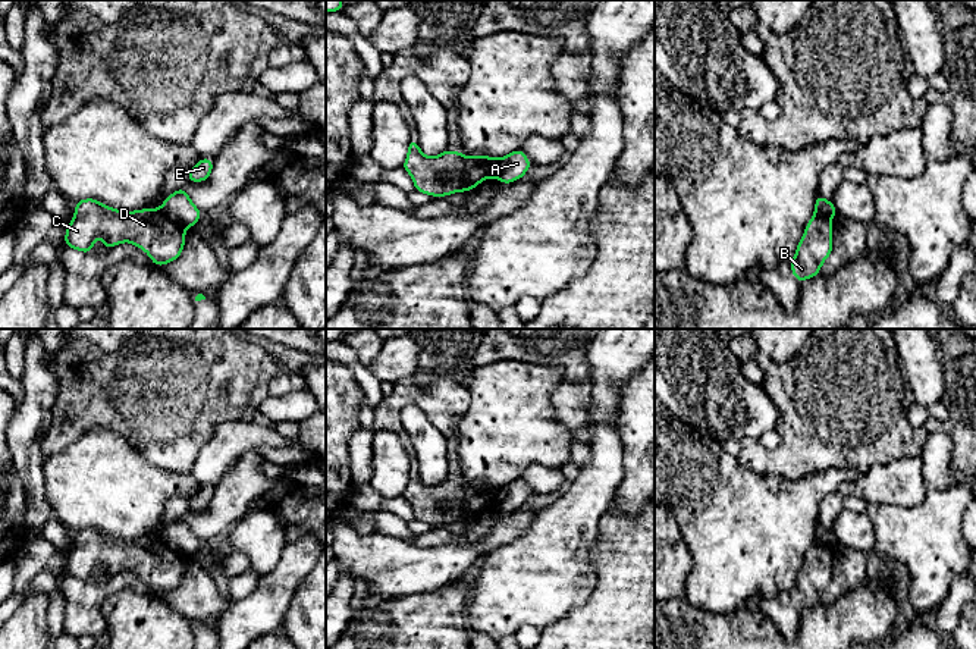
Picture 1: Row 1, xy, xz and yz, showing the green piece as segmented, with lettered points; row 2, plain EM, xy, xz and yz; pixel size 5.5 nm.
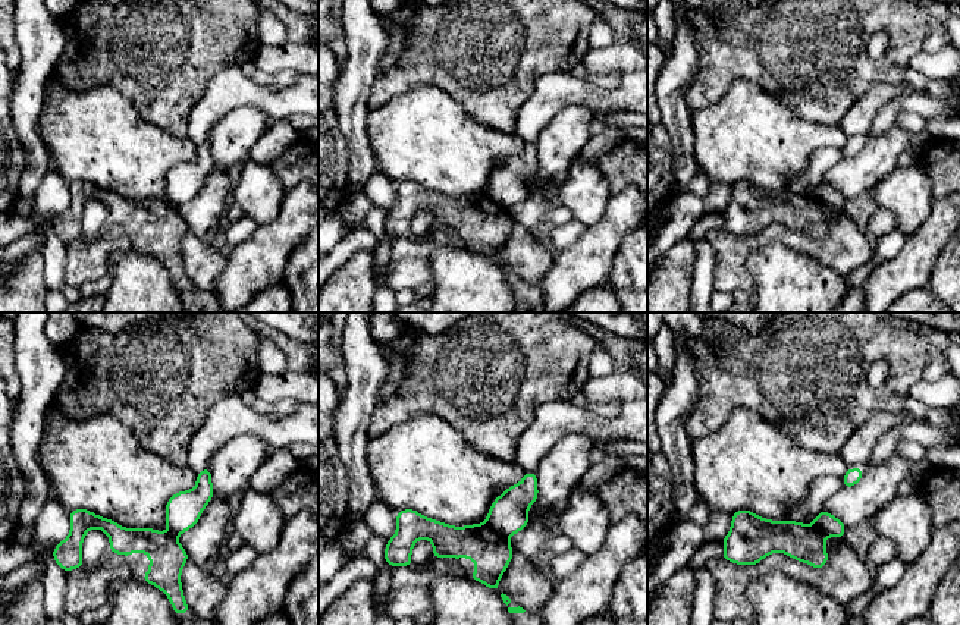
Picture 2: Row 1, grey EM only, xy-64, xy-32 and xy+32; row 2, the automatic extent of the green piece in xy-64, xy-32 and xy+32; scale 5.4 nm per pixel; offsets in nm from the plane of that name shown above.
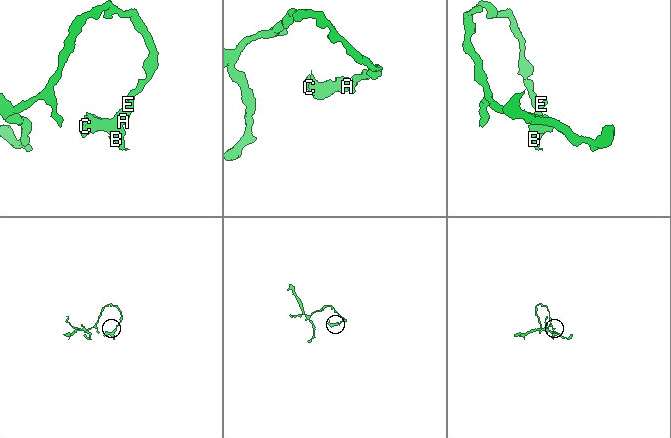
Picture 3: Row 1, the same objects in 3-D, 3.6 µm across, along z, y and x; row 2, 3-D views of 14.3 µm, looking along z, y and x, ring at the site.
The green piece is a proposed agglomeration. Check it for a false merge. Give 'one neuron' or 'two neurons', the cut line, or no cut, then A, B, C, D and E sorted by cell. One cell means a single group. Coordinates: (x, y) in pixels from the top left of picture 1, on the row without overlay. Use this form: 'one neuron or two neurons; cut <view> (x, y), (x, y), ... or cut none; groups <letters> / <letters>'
two neurons; cut xy (160, 538), (185, 557); groups A E / B C D

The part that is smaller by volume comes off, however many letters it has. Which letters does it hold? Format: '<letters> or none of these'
B, C, D

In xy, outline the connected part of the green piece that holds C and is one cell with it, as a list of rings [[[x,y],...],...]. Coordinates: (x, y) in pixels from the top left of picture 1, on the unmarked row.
[[[94,527],[75,532],[75,545],[66,555],[65,574],[92,581],[98,565],[104,568],[106,580],[120,571],[132,571],[144,579],[156,595],[179,587],[185,576],[185,556],[161,537],[123,540]]]

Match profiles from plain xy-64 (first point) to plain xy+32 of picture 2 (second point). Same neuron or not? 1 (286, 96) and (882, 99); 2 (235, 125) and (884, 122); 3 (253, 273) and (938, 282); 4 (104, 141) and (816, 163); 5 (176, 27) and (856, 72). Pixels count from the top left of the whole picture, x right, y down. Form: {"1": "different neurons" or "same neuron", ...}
{"1": "same neuron", "2": "different neurons", "3": "different neurons", "4": "different neurons", "5": "same neuron"}

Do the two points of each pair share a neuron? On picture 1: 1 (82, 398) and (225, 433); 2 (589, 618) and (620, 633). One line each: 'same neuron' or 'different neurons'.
1: different neurons
2: same neuron

